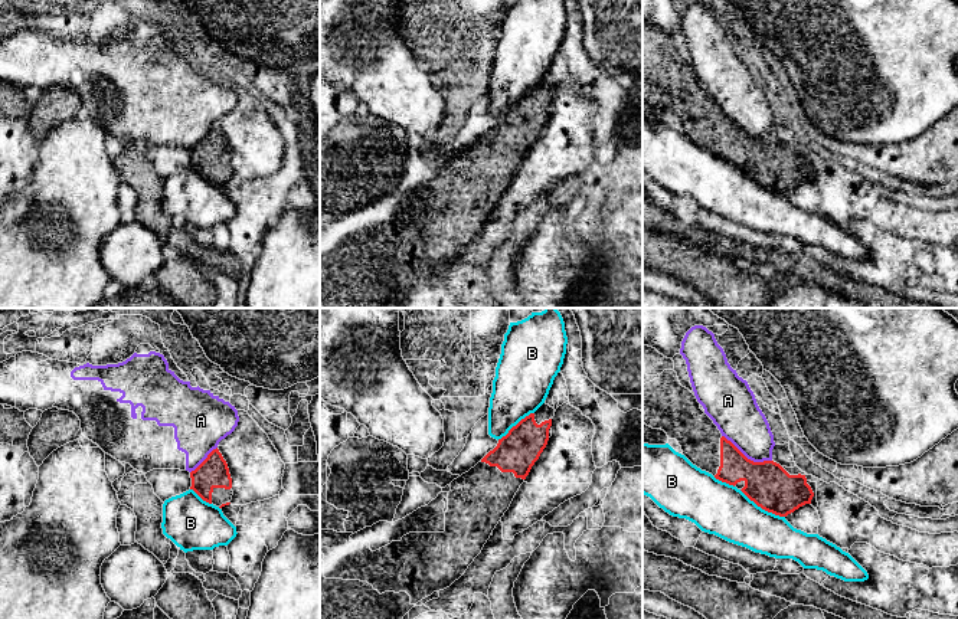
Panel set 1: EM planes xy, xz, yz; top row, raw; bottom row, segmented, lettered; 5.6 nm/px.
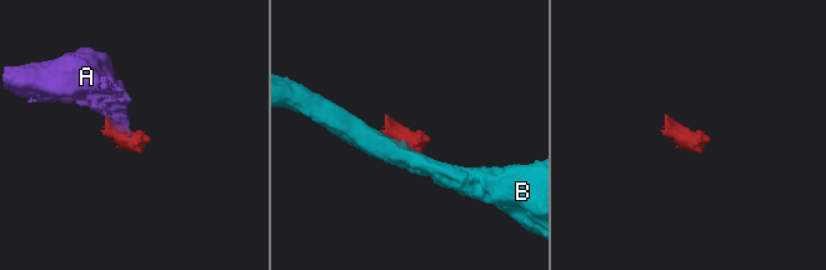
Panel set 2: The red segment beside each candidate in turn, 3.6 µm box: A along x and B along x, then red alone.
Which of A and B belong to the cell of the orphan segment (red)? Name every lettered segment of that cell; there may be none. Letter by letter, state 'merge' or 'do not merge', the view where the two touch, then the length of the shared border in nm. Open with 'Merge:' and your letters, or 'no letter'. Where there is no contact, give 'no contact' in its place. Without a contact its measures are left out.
Merge: no letter
A: do not merge | yz | 320 nm
B: do not merge | yz | 300 nm

